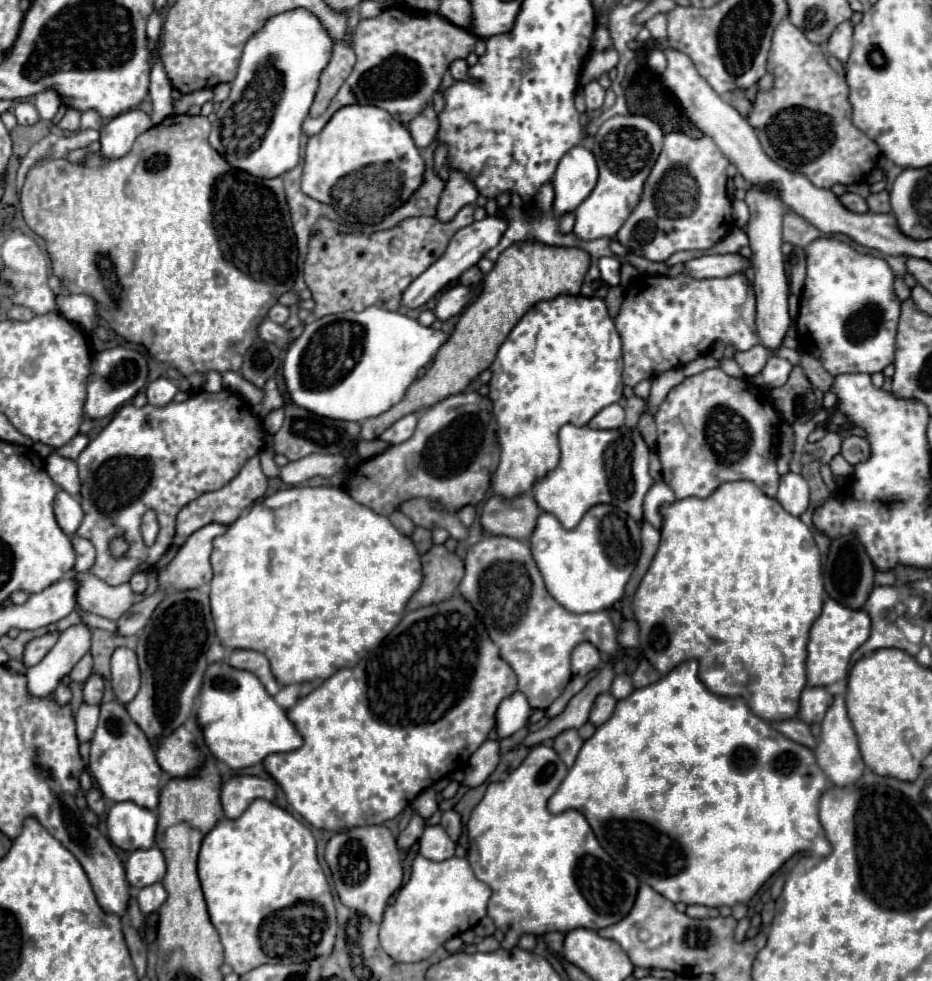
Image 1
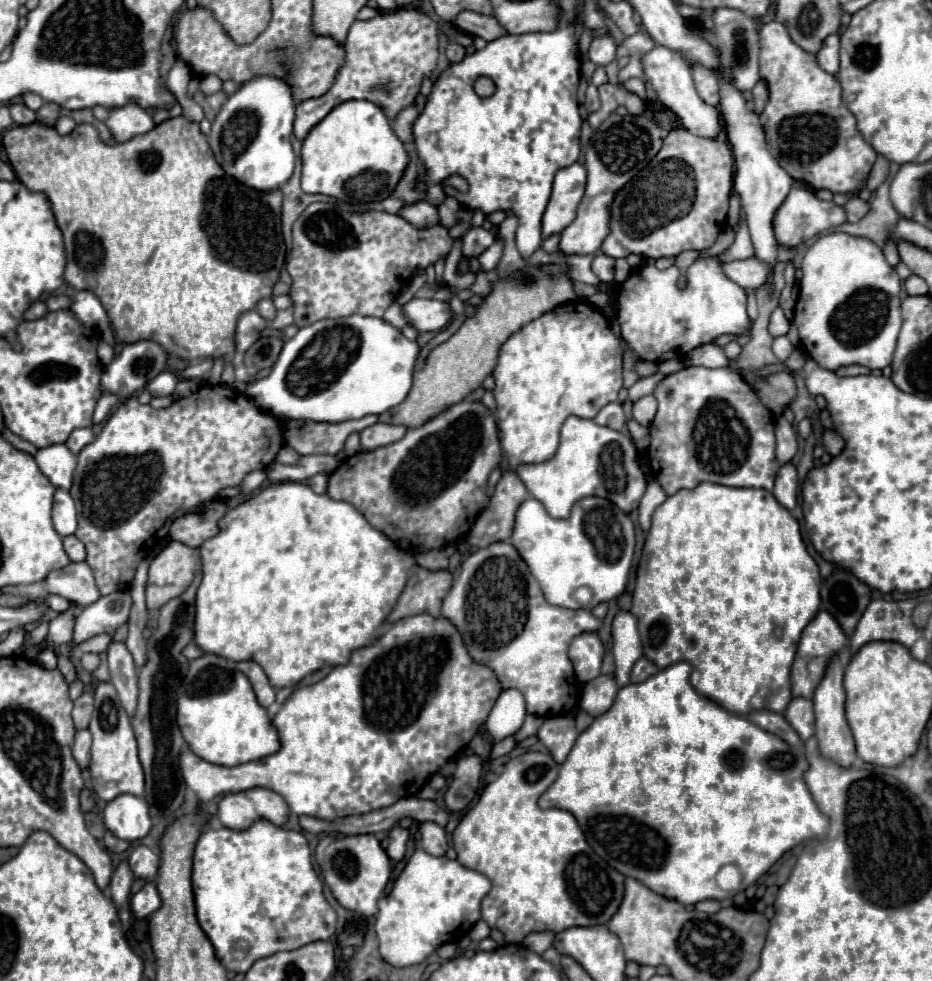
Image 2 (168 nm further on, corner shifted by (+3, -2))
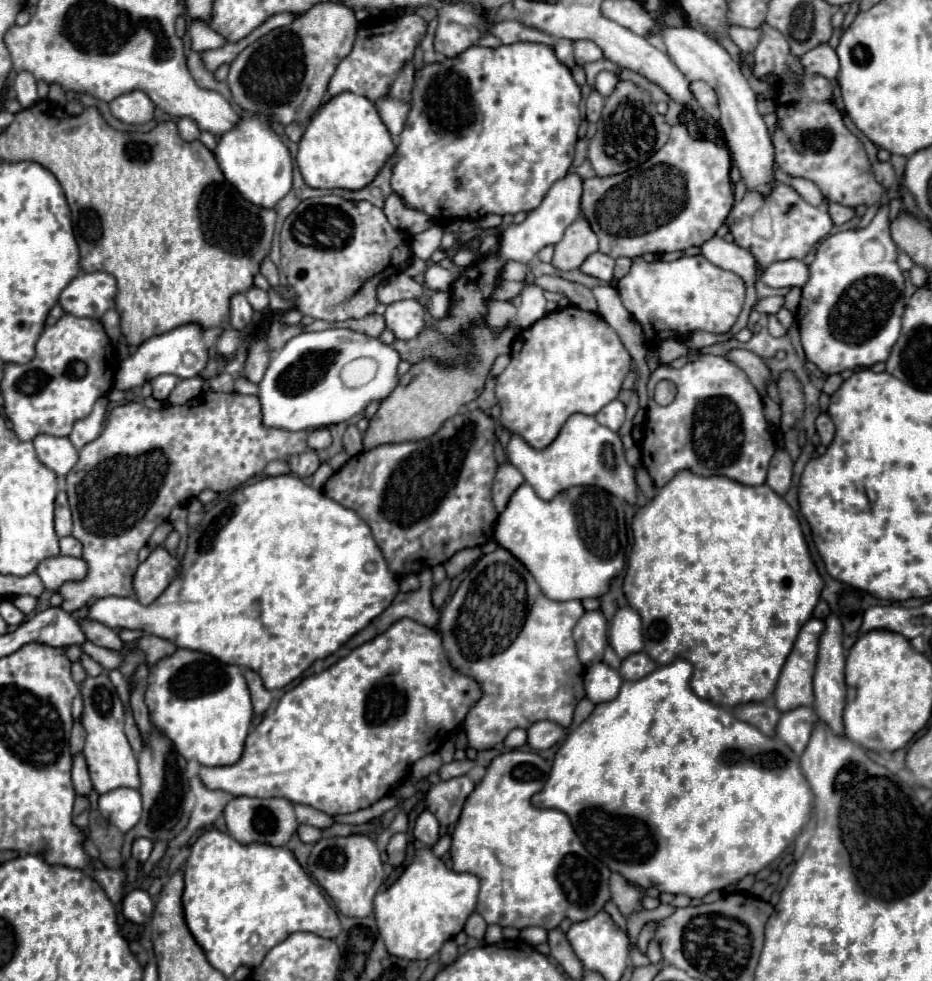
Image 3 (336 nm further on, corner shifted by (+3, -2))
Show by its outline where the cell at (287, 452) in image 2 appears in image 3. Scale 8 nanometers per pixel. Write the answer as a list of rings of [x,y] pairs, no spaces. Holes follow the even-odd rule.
[[[307,450],[307,452],[301,452],[301,454],[289,456],[287,464],[289,464],[293,474],[297,474],[299,478],[307,478],[307,476],[311,476],[319,468],[321,458],[313,450]]]

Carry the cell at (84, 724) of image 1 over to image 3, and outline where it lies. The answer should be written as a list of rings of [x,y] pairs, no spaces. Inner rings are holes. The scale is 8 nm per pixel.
[[[79,752],[75,754],[75,762],[73,762],[73,786],[77,794],[89,794],[91,792],[91,780],[89,780],[89,770],[87,770],[87,762],[85,756]]]

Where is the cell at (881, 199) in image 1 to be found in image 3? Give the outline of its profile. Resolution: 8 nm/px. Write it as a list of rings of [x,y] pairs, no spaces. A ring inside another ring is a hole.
[[[829,204],[829,214],[835,224],[845,224],[855,216],[855,208],[849,208],[843,204]]]

